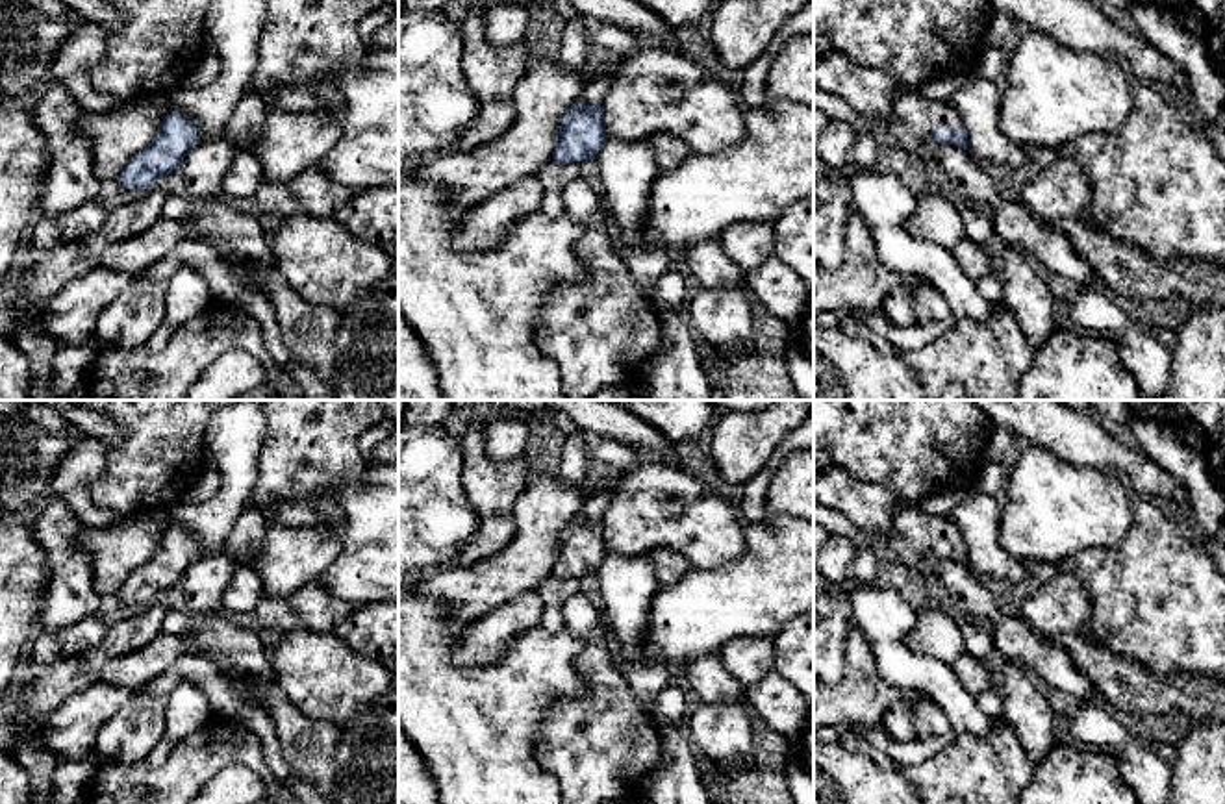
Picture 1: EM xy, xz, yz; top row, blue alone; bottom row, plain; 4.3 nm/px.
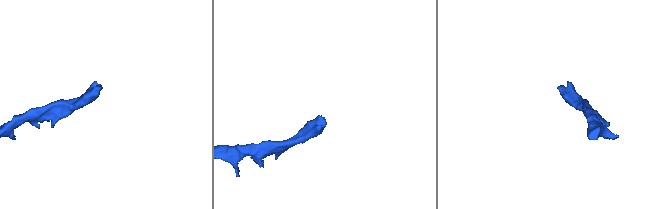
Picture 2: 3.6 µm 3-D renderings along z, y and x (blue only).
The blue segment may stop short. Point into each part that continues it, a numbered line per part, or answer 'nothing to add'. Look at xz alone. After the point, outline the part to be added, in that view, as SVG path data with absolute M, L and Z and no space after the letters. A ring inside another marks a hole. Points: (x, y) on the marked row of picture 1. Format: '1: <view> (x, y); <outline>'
1: xz (597, 87); M615 72L604 76L599 74L587 76L580 102L602 106L613 80L615 80Z

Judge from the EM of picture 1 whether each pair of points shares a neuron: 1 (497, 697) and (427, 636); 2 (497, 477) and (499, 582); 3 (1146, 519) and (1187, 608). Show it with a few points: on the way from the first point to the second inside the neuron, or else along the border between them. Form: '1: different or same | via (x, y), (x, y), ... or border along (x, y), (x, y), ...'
1: same | via (477, 697), (434, 656)
2: different | border along (516, 512), (516, 534), (497, 552), (458, 565)
3: same | via (1155, 541), (1161, 582), (1164, 586)

